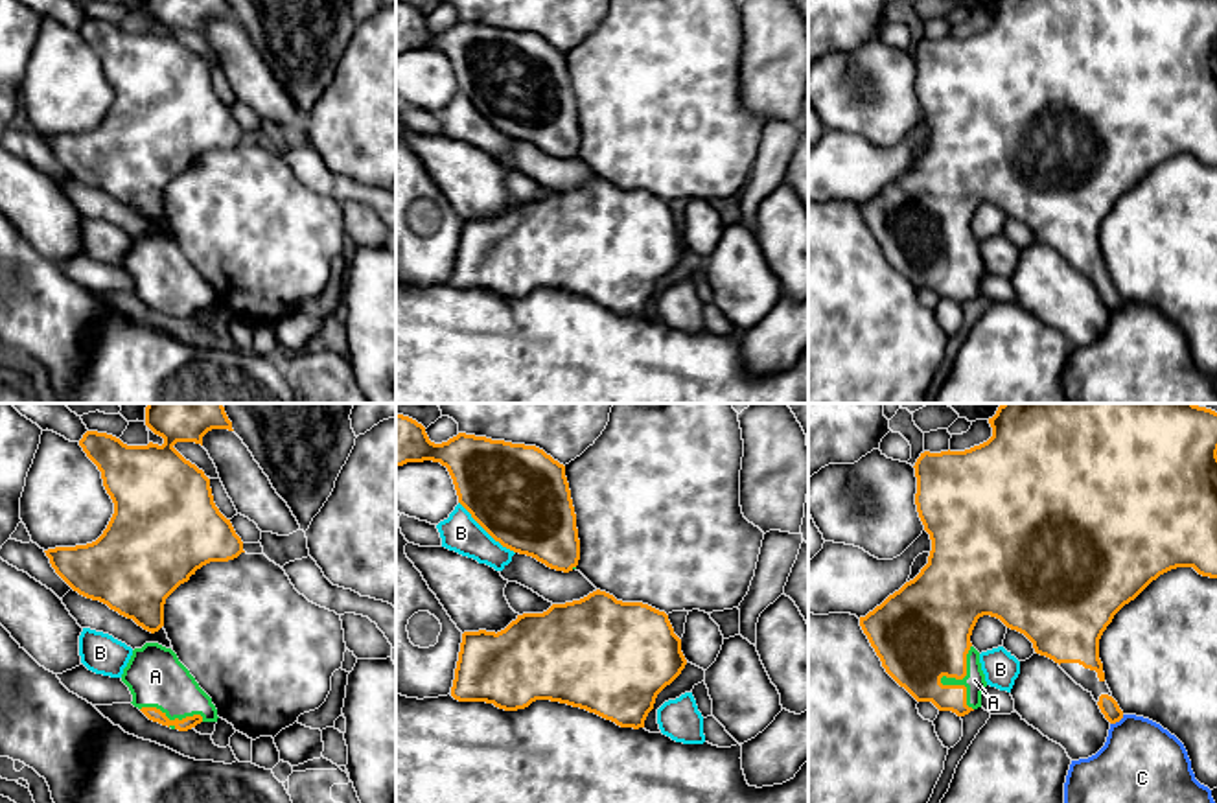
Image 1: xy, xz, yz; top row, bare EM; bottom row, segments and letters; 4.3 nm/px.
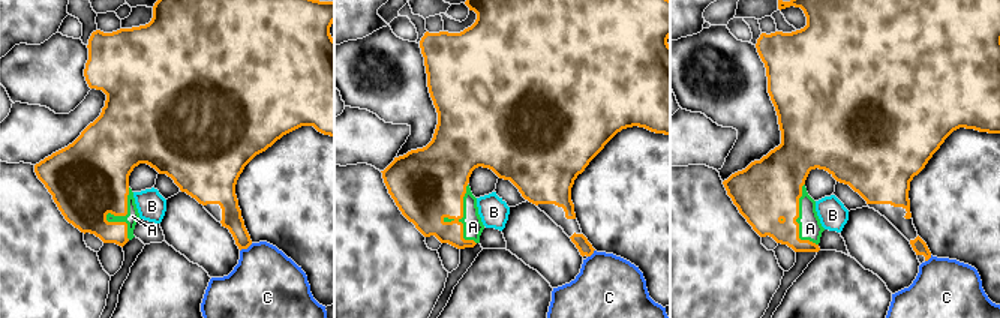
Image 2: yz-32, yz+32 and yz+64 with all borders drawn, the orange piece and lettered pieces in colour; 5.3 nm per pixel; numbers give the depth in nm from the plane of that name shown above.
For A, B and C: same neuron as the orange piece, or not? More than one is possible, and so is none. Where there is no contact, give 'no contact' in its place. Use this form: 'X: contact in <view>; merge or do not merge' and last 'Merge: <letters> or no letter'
A: contact in yz; merge
B: contact in xz; do not merge
C: contact in yz; do not merge
Merge: A

